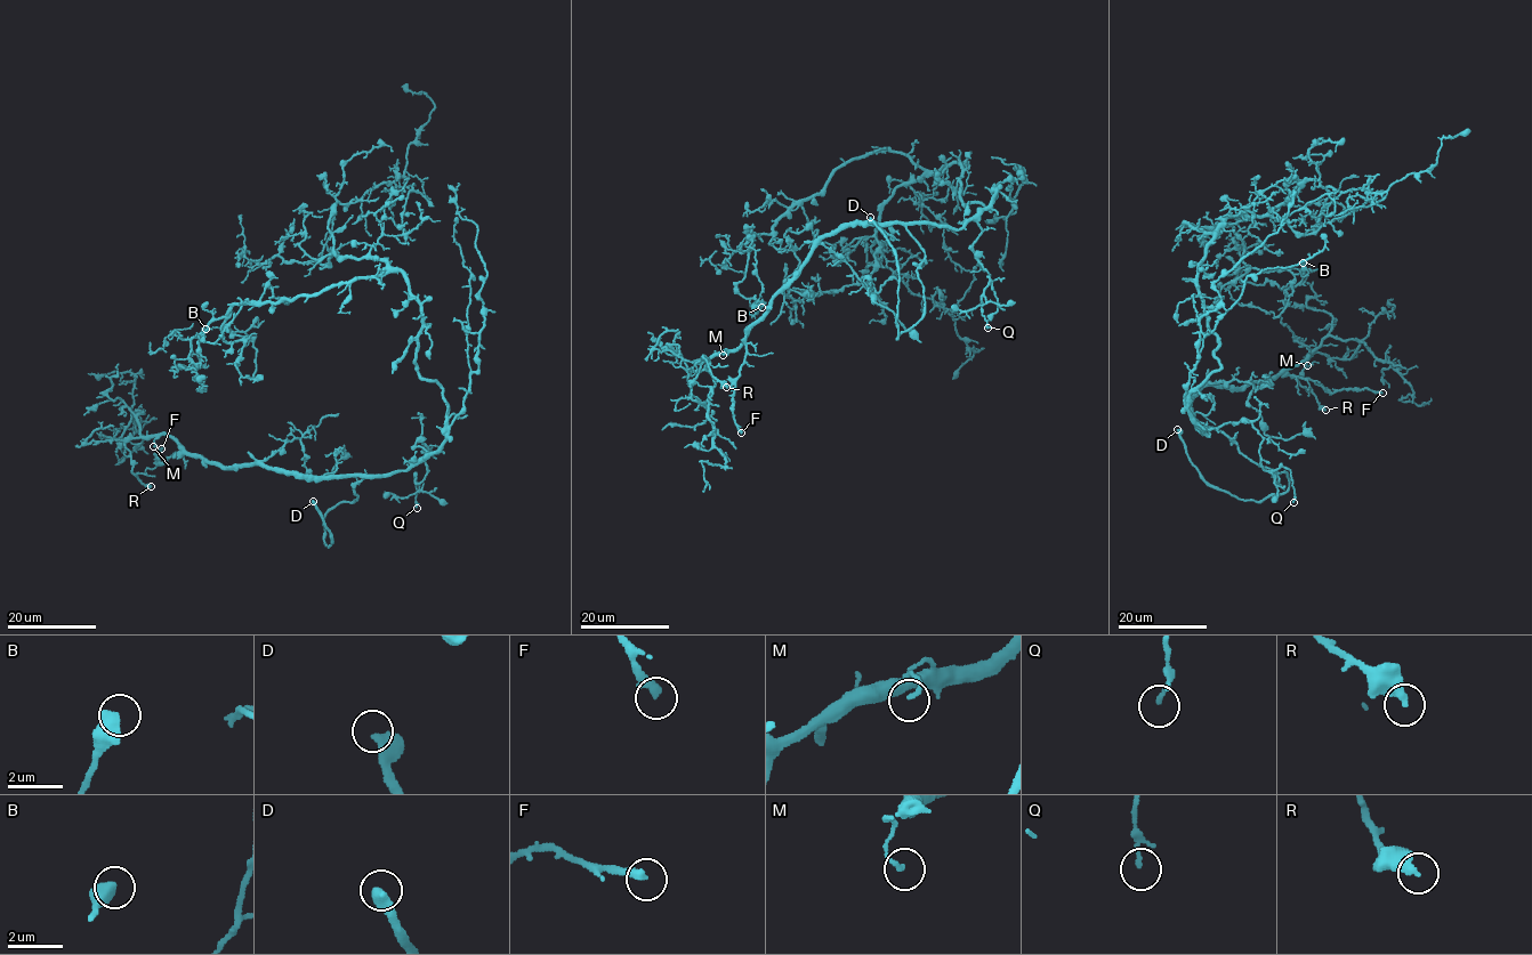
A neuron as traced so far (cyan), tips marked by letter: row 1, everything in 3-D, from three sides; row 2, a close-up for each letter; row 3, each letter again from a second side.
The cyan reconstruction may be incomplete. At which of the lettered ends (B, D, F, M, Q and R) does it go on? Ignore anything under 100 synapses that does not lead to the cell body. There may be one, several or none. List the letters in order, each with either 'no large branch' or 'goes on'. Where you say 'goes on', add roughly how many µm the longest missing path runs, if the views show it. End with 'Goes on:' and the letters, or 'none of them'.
B: no large branch
D: goes on; missing 20 µm
F: no large branch
M: no large branch
Q: no large branch
R: no large branch
Goes on: D

